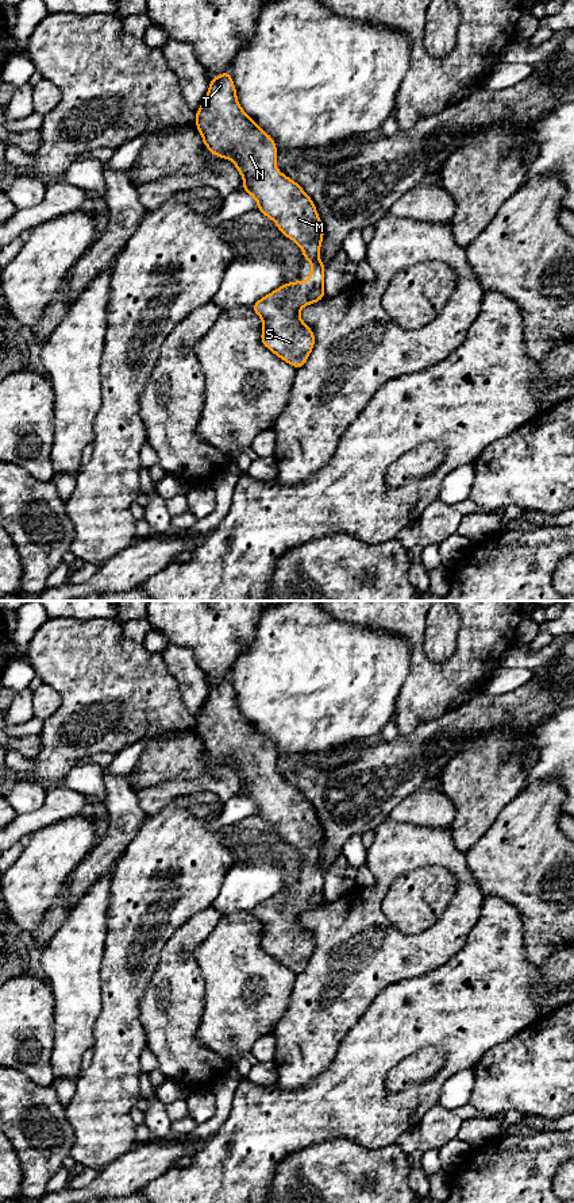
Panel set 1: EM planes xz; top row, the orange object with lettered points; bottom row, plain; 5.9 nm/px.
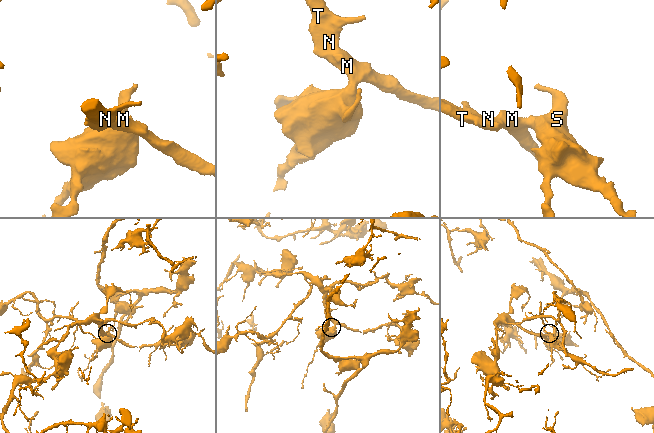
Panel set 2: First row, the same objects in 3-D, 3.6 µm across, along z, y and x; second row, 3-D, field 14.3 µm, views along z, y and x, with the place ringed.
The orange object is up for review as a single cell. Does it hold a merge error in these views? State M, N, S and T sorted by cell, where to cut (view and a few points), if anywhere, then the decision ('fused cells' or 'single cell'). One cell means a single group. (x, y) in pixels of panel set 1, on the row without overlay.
M N S T; no cut; single cell

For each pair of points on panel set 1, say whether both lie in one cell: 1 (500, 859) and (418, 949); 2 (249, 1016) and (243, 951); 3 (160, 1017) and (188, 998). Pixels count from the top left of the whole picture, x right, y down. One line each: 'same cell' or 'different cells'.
1: different cells
2: same cell
3: same cell

